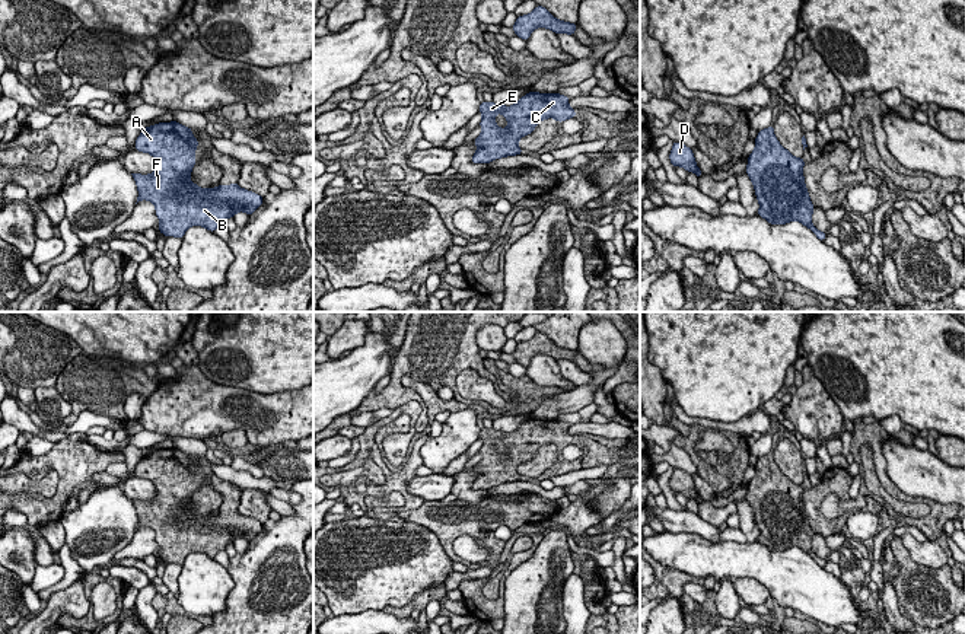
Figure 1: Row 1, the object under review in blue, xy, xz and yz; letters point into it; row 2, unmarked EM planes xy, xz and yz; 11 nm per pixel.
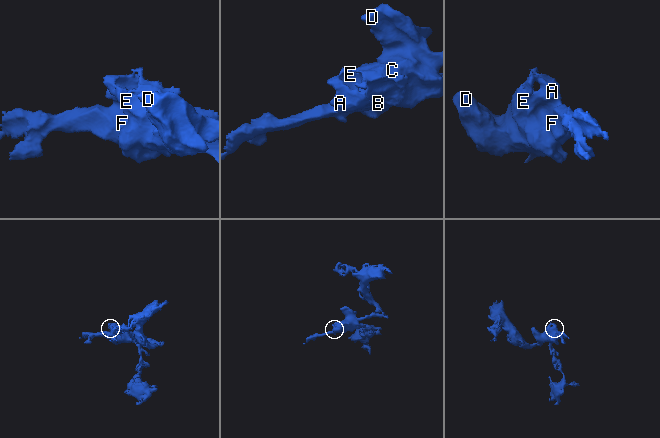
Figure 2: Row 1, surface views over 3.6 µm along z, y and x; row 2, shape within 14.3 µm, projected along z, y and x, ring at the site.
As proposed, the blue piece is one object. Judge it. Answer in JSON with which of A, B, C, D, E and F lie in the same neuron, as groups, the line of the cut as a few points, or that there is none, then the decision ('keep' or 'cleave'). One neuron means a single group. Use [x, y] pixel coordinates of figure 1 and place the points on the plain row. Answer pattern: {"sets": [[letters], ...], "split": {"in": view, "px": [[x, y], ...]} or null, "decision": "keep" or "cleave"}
{"sets": [["A", "B", "C", "D", "E", "F"]], "split": null, "decision": "keep"}

